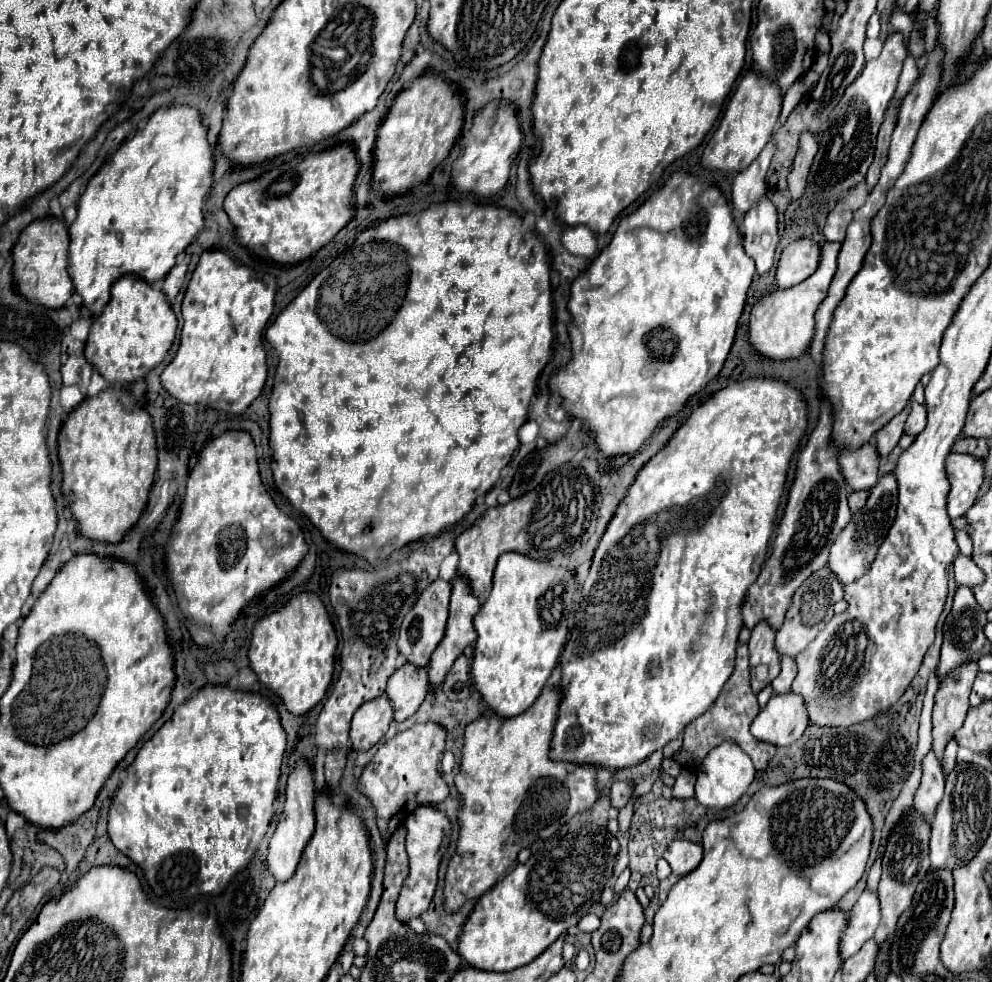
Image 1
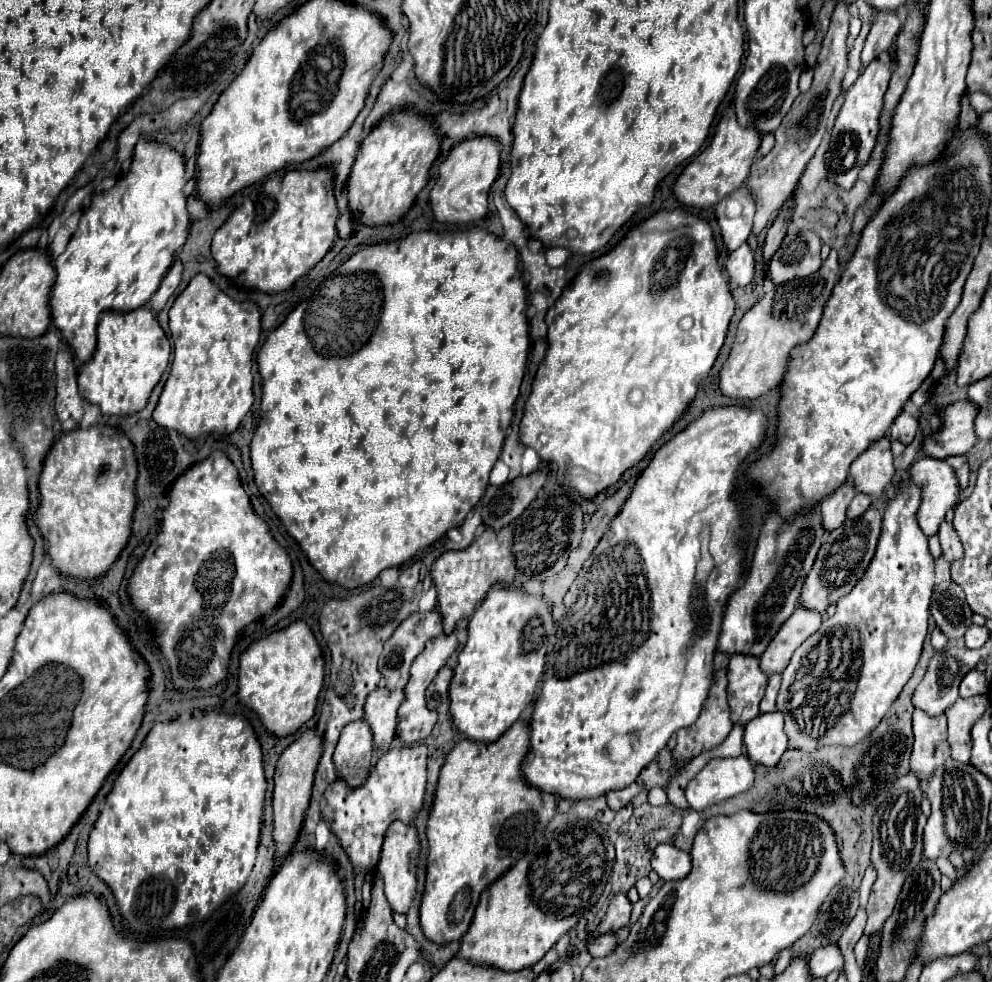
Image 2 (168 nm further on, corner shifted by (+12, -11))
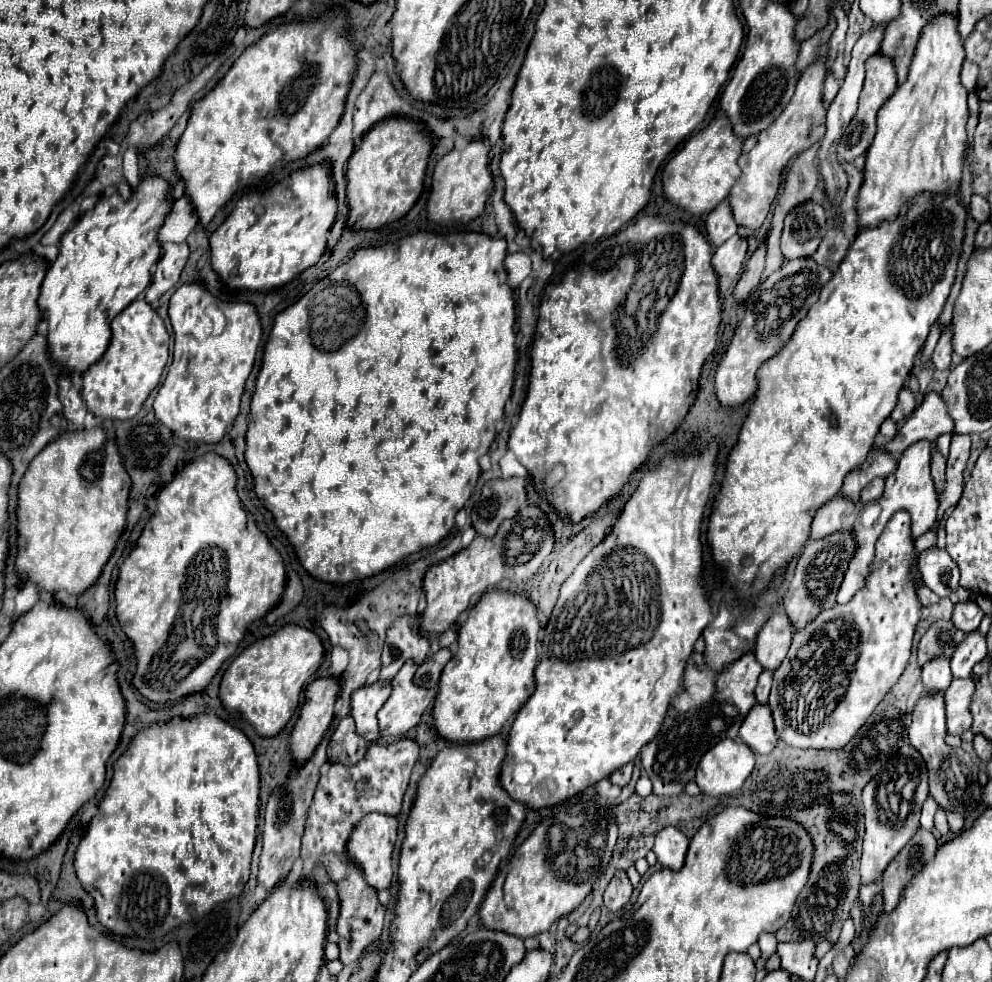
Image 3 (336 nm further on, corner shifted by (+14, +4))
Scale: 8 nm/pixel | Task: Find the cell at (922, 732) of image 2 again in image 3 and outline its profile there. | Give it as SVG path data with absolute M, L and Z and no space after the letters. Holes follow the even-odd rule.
M940 655L940 657L926 661L922 667L922 681L924 681L926 691L938 691L938 689L944 691L952 681L950 657Z

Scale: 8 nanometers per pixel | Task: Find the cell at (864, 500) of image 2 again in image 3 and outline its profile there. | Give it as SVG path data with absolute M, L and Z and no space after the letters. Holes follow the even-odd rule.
M876 477L876 479L870 481L870 485L862 491L862 501L860 501L860 505L880 499L882 493L884 493L884 479L882 479L882 477Z

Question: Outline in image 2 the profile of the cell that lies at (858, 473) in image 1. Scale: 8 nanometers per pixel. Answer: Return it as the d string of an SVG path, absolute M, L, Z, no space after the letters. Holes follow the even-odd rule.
M848 478L842 486L838 486L830 496L826 496L820 502L822 520L824 520L826 530L832 530L832 528L838 528L840 524L844 524L846 508L854 496L856 496L856 488L854 488L852 478Z

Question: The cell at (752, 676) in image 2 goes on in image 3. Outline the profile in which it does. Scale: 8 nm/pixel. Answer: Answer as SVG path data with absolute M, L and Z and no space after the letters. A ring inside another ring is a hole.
M754 653L742 655L738 661L728 665L728 669L718 675L716 679L716 693L710 703L702 705L700 711L688 711L688 713L678 713L674 717L666 717L658 737L654 737L640 753L642 757L642 767L646 775L650 777L656 795L660 797L670 797L670 795L680 795L684 787L694 781L696 765L702 759L702 755L712 749L718 741L722 739L738 739L738 729L746 717L746 713L752 709L754 701L754 687L756 679L762 673L762 667L758 665Z

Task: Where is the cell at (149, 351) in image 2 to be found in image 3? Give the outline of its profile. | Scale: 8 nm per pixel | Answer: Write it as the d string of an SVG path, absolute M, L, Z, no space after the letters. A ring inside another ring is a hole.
M136 299L134 303L130 303L122 313L112 319L110 327L112 341L106 353L82 375L82 397L94 417L126 421L140 411L152 389L160 383L170 355L170 337L164 327L164 321L144 299Z

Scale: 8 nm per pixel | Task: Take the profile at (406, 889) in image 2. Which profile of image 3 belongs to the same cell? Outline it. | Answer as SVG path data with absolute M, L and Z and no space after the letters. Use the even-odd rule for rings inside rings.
M370 813L354 827L352 835L346 841L348 861L352 861L354 865L362 869L366 883L374 887L376 891L388 889L392 883L392 849L396 843L396 833L398 833L396 817L386 817L382 813Z

